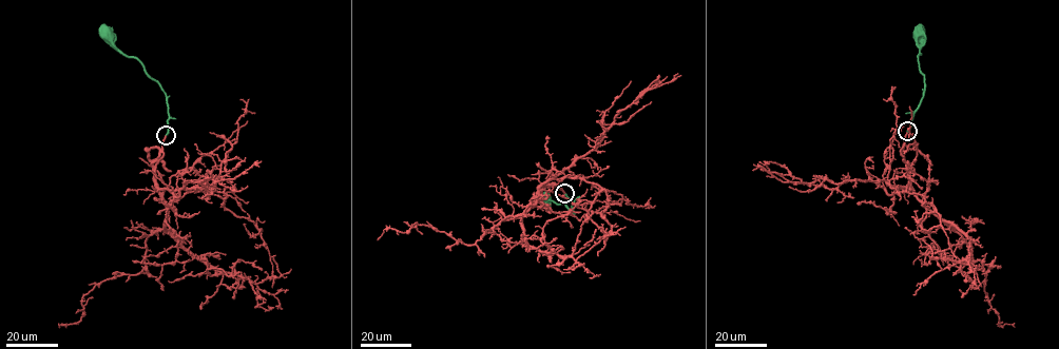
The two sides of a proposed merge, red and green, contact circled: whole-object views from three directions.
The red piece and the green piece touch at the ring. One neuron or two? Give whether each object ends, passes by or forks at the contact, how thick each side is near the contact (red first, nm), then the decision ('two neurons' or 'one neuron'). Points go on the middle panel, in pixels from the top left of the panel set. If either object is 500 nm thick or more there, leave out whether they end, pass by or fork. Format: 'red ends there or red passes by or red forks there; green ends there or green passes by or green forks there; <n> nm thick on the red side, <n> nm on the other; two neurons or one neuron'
red ends there; green ends there; 260 nm thick on the red side, 300 nm on the other; one neuron

